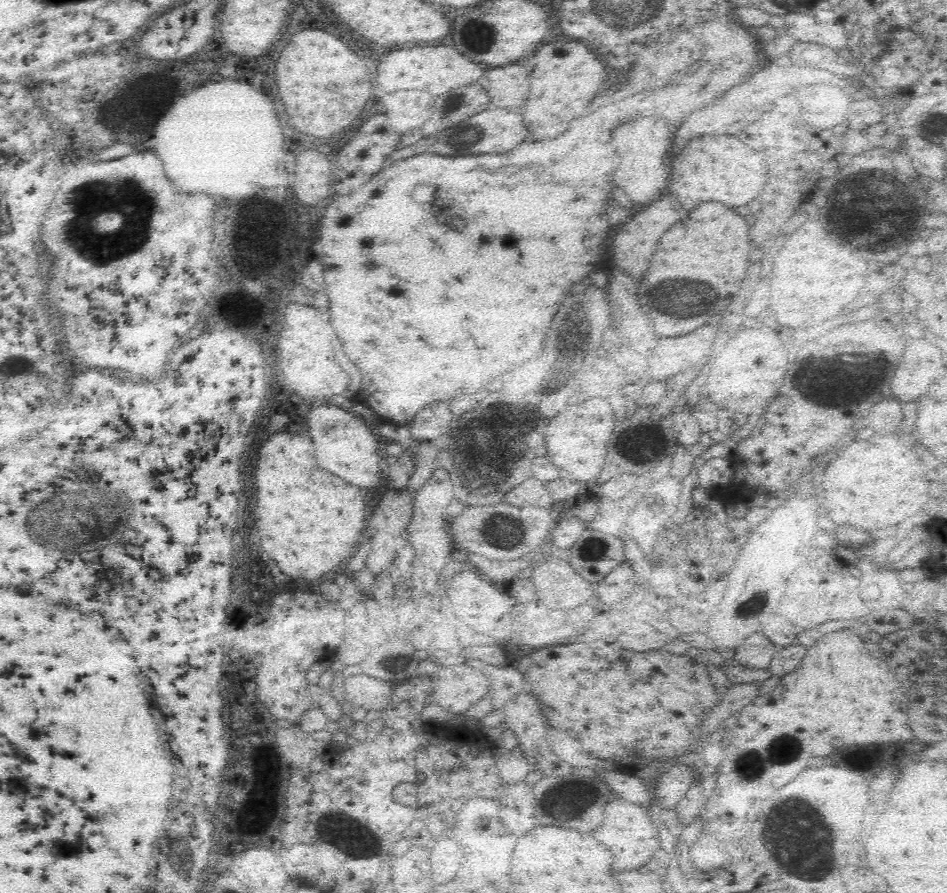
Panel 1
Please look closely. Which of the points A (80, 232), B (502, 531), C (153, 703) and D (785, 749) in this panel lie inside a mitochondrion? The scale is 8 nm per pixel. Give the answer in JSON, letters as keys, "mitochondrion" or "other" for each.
{"A":"mitochondrion","B":"mitochondrion","C":"other","D":"mitochondrion"}

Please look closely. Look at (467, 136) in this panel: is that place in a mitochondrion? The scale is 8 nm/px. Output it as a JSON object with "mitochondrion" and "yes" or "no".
{"mitochondrion":"yes"}

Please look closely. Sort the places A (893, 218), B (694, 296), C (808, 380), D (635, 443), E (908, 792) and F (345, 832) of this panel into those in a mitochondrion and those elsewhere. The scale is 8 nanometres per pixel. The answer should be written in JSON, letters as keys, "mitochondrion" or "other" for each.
{"A":"mitochondrion","B":"mitochondrion","C":"mitochondrion","D":"mitochondrion","E":"other","F":"mitochondrion"}

